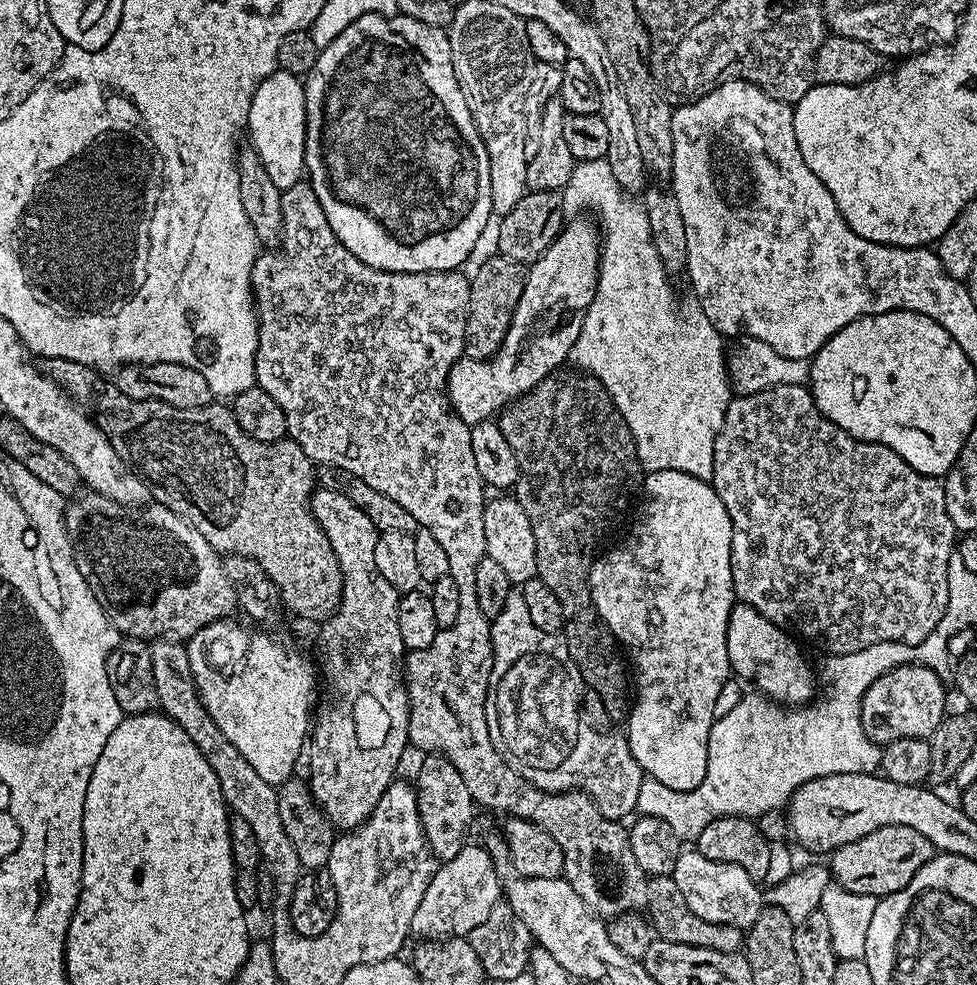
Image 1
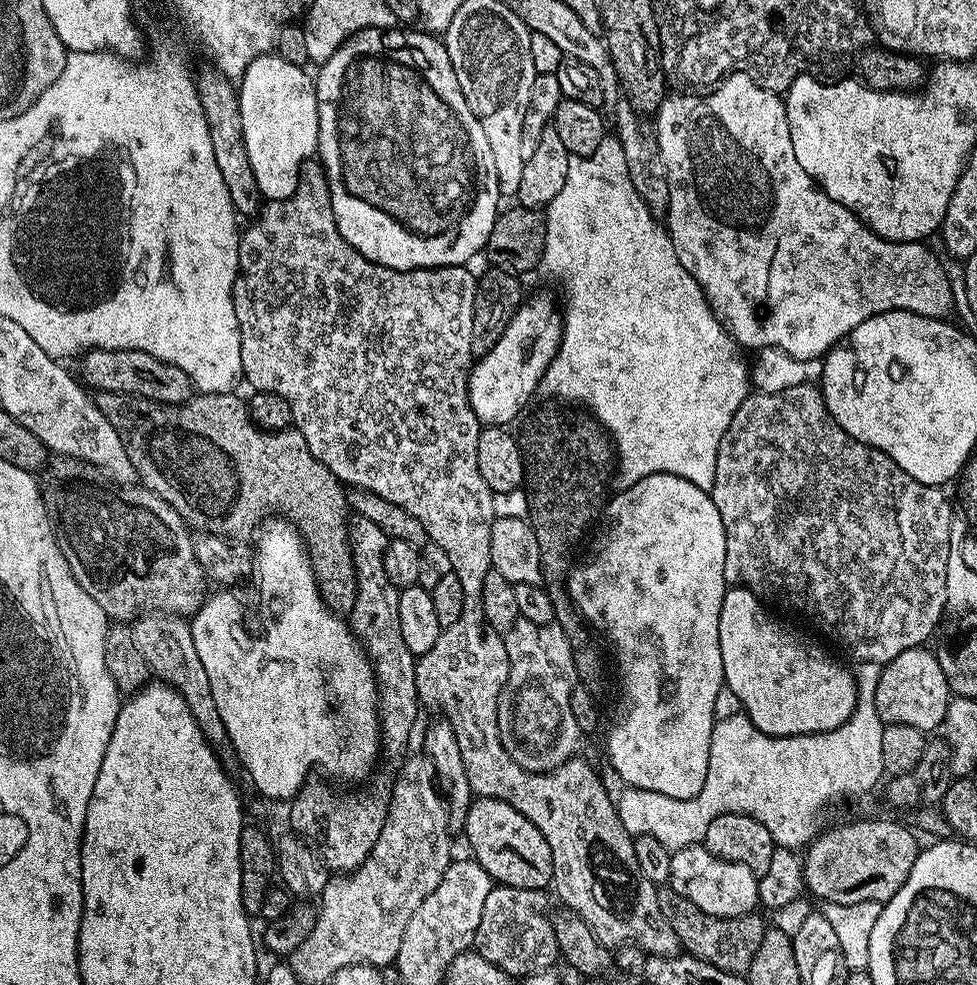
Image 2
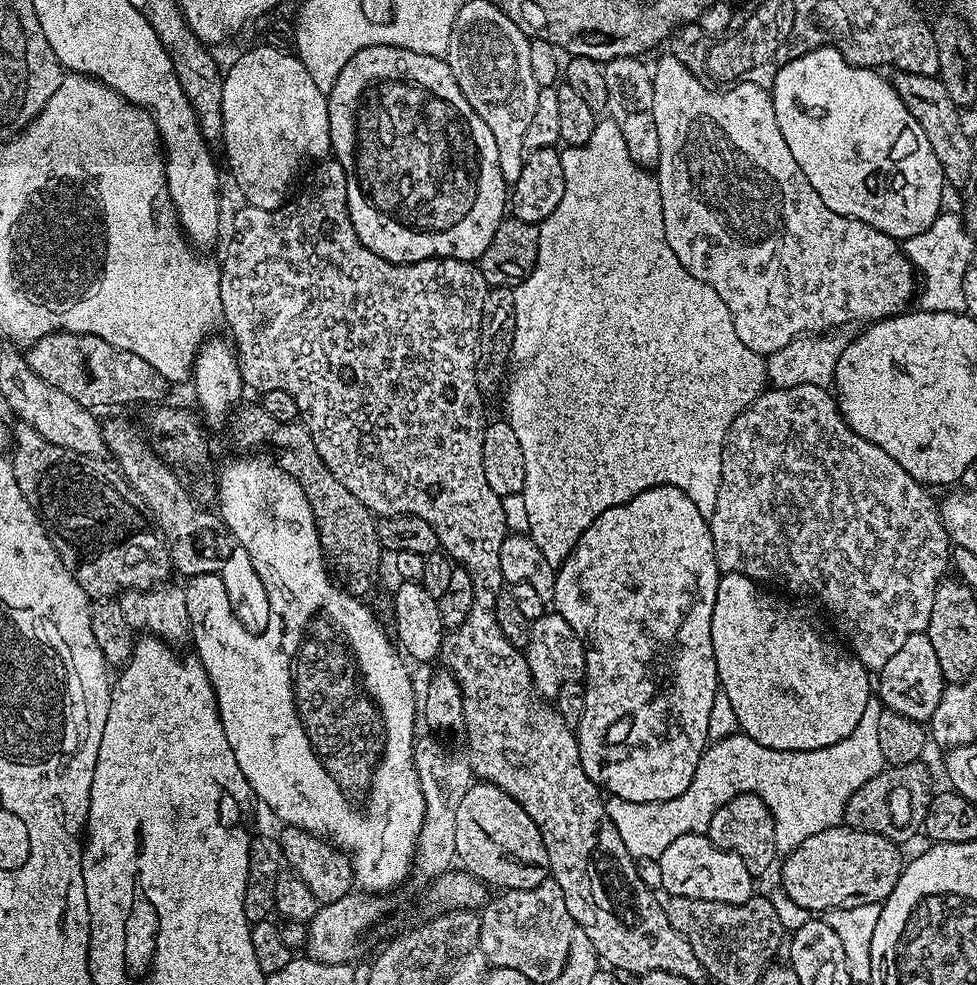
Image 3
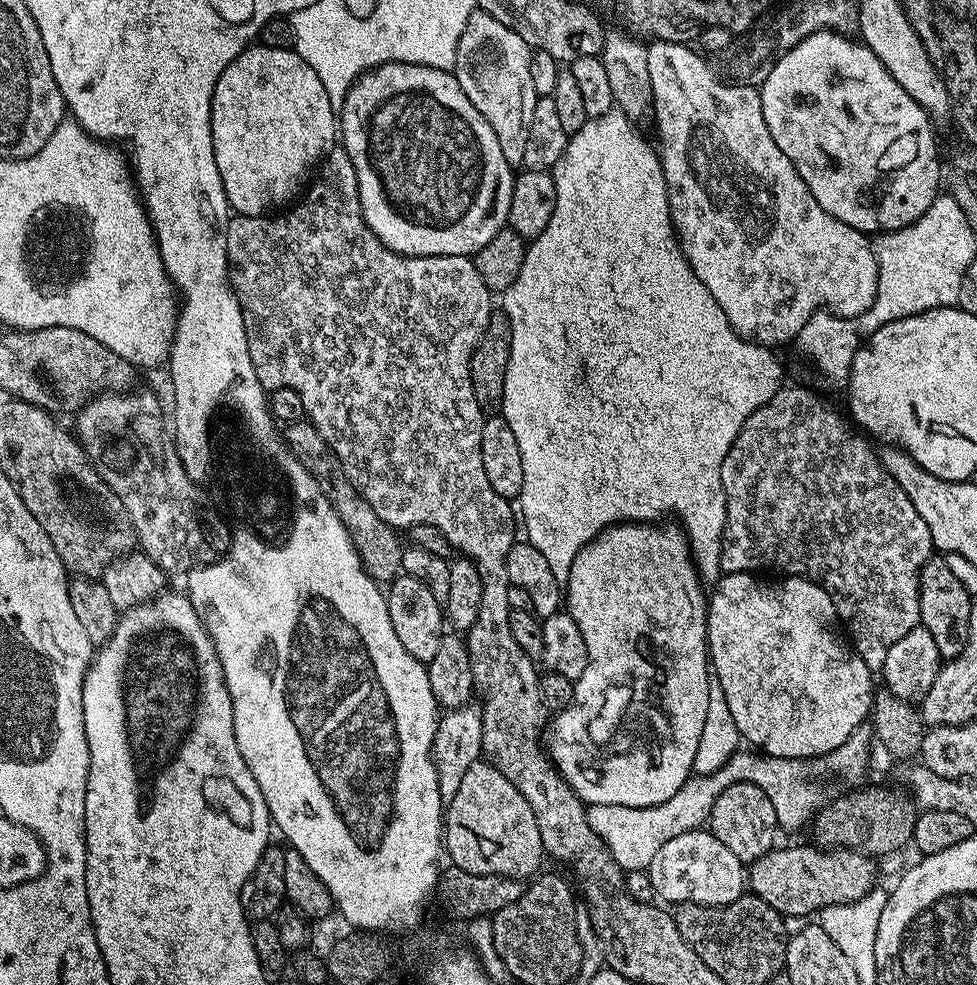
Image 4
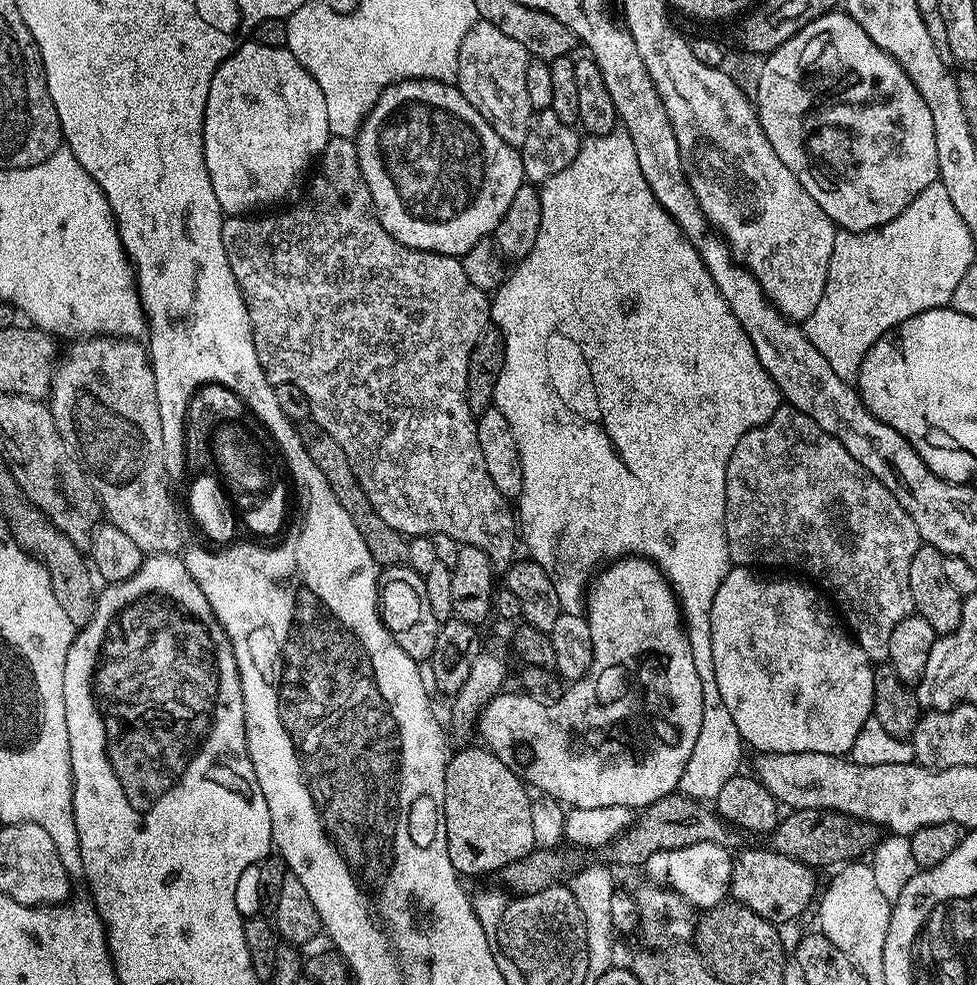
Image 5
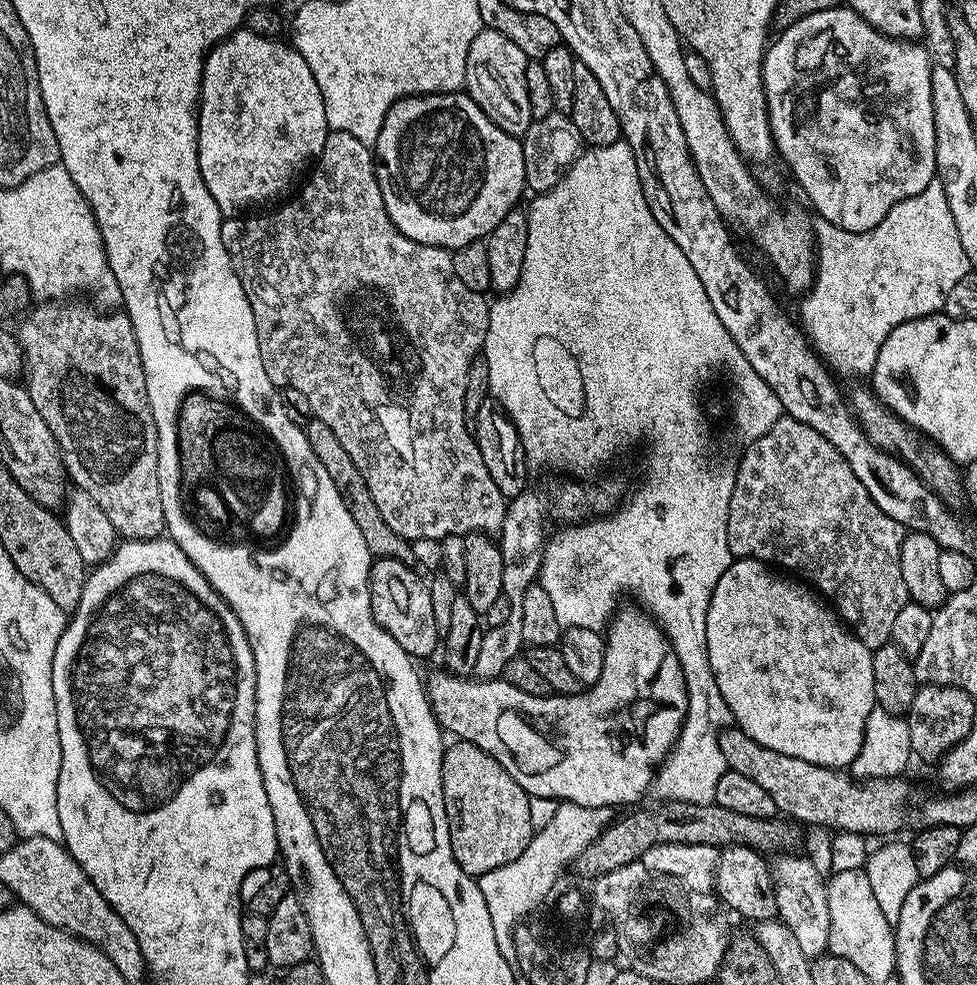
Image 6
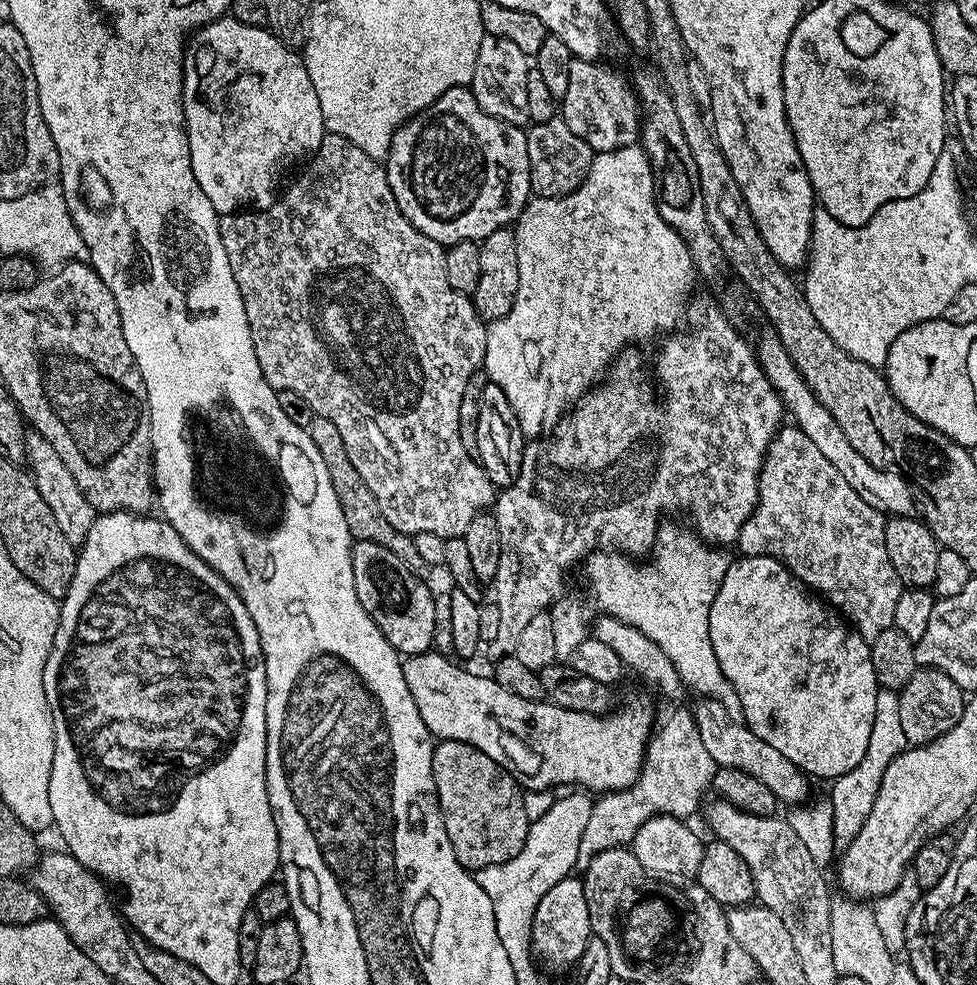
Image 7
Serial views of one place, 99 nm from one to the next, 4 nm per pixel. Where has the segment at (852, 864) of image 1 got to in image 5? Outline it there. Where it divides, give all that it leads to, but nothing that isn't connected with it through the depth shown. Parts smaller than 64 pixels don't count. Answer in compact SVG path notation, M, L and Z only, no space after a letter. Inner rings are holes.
M767 847L764 848L741 851L741 856L737 855L733 859L730 896L735 903L754 910L754 914L766 918L774 925L783 926L798 919L807 910L812 895L814 900L817 895L817 873L807 864L794 858L786 858L786 854L778 854Z

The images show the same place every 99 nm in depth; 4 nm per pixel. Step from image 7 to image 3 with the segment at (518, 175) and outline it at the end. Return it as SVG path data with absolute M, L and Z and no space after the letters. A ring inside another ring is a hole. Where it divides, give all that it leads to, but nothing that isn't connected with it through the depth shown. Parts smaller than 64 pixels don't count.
M369 43L338 74L332 89L326 93L328 97L328 117L330 118L330 138L332 139L331 155L342 166L346 174L346 198L350 210L350 222L354 222L354 230L362 242L378 258L386 258L391 264L413 264L423 260L467 260L479 261L480 255L494 238L494 230L506 218L506 205L510 200L509 185L502 178L502 166L498 166L498 146L494 146L494 134L490 134L490 126L481 124L475 114L474 106L466 102L466 94L456 85L447 59L433 58L414 50L399 48L393 44Z

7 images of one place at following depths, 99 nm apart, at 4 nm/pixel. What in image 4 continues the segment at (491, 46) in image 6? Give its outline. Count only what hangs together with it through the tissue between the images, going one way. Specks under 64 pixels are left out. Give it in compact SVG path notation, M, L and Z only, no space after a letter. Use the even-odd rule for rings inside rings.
M475 11L458 38L454 75L459 91L474 102L474 106L490 122L492 132L498 134L498 146L506 154L506 162L513 166L524 163L526 141L530 138L530 118L538 99L534 82L530 82L530 58L533 49L510 26L502 26L498 18Z

